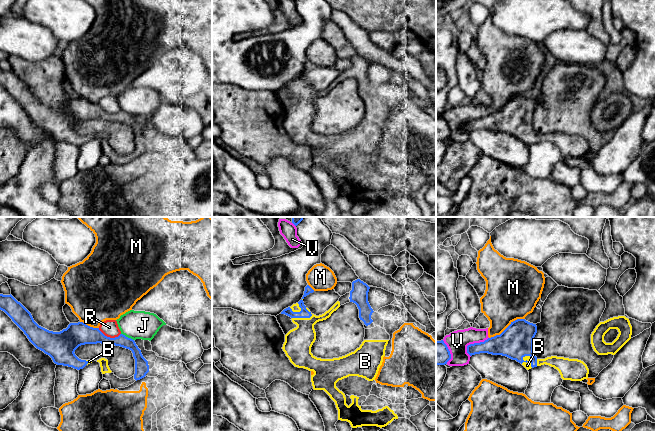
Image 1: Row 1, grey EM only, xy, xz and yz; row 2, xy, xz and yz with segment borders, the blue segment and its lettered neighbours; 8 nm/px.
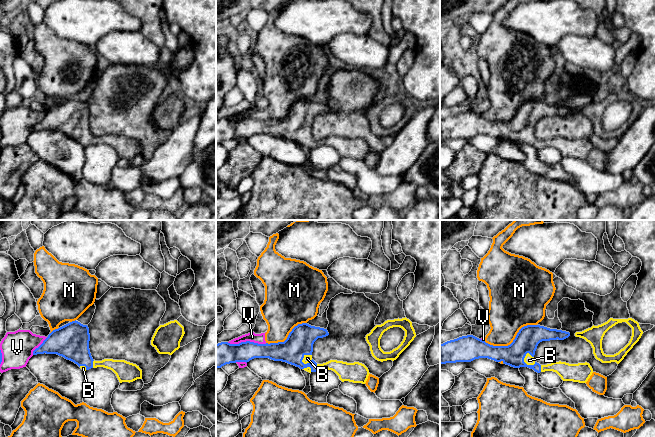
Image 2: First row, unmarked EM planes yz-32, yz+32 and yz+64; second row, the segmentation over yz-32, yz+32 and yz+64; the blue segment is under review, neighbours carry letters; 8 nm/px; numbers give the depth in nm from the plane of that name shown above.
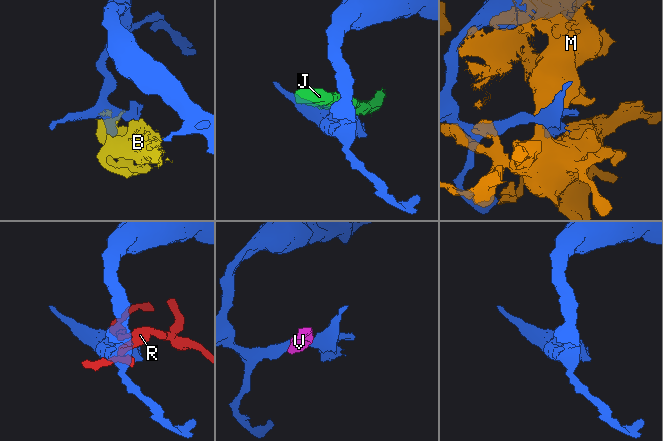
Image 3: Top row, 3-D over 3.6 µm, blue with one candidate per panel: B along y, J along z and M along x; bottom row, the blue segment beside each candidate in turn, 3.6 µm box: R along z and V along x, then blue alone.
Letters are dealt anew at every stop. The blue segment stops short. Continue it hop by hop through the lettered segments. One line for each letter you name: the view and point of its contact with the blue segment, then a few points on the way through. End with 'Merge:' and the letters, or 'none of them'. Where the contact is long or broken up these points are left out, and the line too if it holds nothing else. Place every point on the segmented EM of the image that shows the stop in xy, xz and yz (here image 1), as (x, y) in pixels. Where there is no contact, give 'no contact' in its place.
B: contact yz (531, 359)
Merge: B

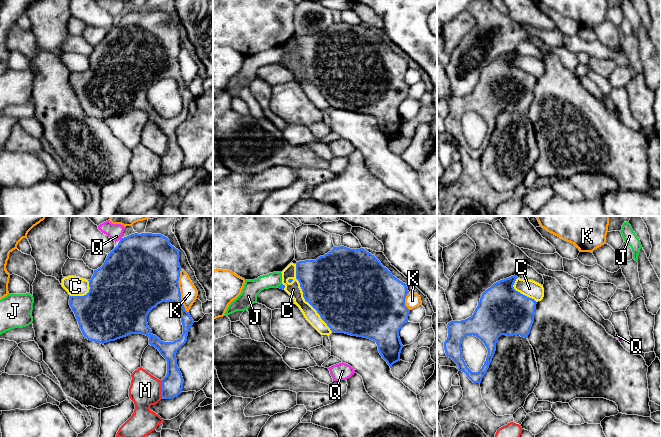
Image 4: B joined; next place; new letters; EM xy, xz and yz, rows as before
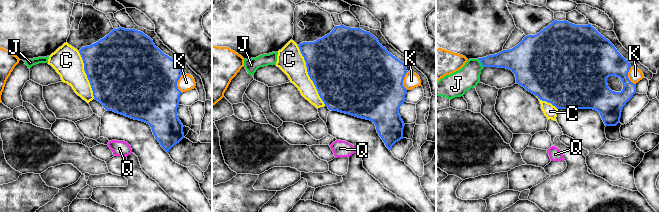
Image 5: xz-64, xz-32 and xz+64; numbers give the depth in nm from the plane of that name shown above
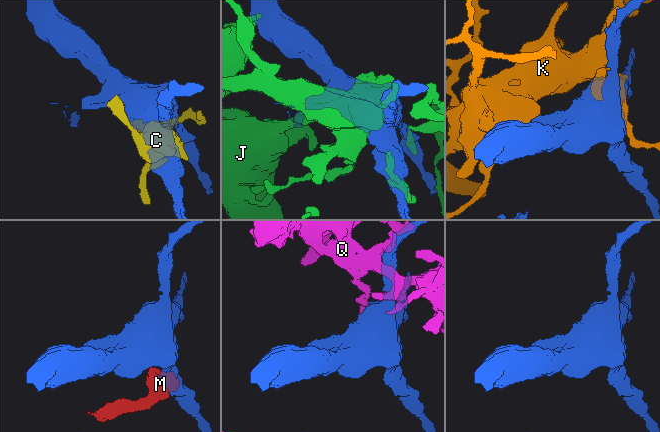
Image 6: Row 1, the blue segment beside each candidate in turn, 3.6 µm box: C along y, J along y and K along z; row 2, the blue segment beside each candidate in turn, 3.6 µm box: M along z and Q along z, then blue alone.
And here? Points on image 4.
Merge: none of them

